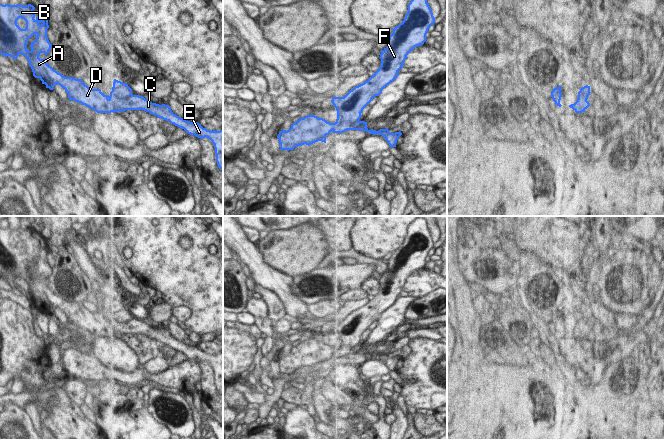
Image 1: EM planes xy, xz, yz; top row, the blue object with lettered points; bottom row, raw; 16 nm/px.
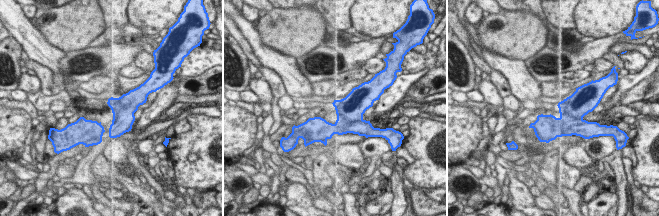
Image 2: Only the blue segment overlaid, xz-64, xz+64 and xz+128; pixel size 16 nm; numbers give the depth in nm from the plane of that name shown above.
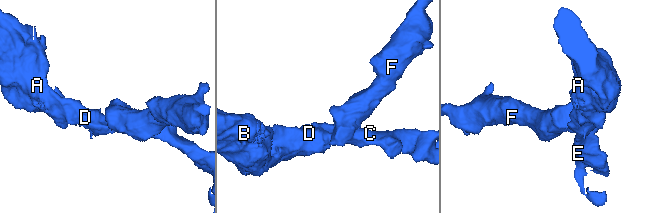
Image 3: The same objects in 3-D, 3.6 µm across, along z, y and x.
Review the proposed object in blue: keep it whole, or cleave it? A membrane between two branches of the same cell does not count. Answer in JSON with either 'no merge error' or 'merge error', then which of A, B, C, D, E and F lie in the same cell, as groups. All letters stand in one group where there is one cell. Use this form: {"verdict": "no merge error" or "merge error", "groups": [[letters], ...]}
{"verdict": "merge error", "groups": [["A", "B", "C", "D", "E"], ["F"]]}

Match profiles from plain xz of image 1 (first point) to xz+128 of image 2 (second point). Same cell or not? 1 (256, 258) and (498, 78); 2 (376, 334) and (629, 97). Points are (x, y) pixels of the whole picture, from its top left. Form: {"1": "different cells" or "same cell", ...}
{"1": "different cells", "2": "different cells"}

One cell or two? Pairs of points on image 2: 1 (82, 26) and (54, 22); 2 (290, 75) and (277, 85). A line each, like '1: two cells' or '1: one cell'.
1: one cell
2: two cells

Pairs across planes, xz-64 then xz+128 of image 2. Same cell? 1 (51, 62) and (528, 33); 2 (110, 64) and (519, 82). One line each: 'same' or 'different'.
1: different
2: different

